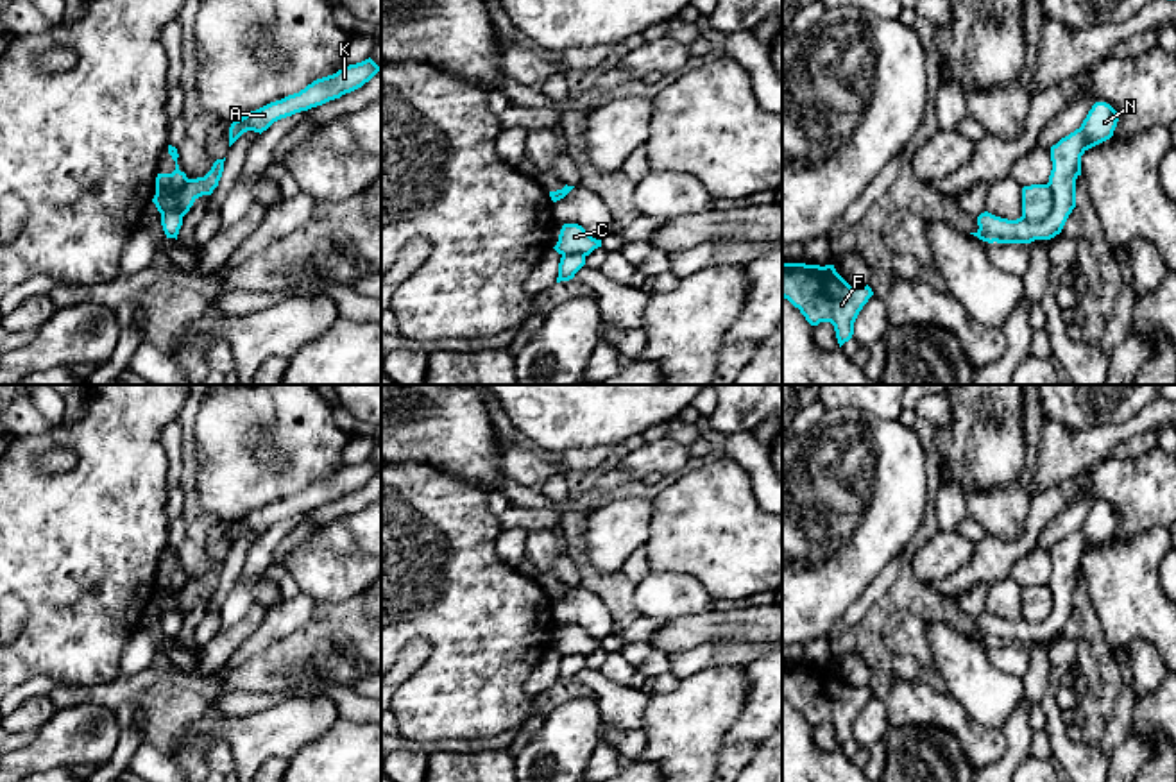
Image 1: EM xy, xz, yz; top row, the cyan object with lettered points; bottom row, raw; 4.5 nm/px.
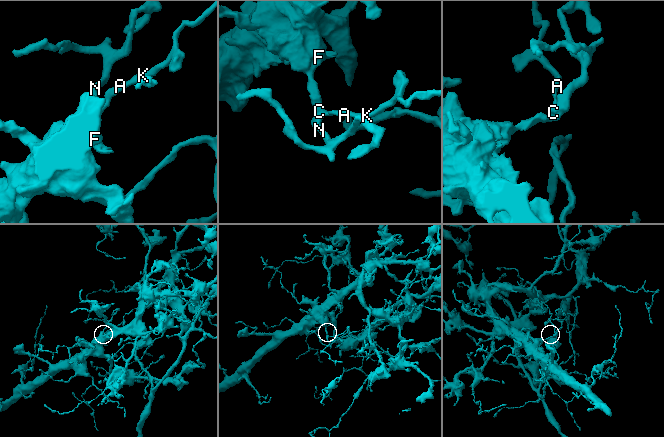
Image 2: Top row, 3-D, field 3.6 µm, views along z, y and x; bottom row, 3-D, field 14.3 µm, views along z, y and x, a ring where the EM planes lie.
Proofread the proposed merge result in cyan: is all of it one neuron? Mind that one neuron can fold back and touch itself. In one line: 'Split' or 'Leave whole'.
Split

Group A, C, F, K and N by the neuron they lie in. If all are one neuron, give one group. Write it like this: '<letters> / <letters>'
A C K / F N

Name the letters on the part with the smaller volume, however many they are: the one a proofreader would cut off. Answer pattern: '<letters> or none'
A, C, K

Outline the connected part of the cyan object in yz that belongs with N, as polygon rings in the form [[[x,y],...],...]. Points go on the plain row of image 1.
[[[1095,503],[1081,528],[1051,548],[1052,571],[1049,589],[1052,594],[1051,616],[1038,625],[1024,617],[1008,621],[988,612],[977,617],[979,630],[970,633],[988,644],[1031,644],[1051,641],[1061,633],[1076,608],[1076,580],[1081,576],[1081,557],[1110,540],[1119,523],[1119,514],[1106,503]]]

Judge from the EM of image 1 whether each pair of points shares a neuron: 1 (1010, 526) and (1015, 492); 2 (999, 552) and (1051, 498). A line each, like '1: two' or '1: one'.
1: one
2: one

